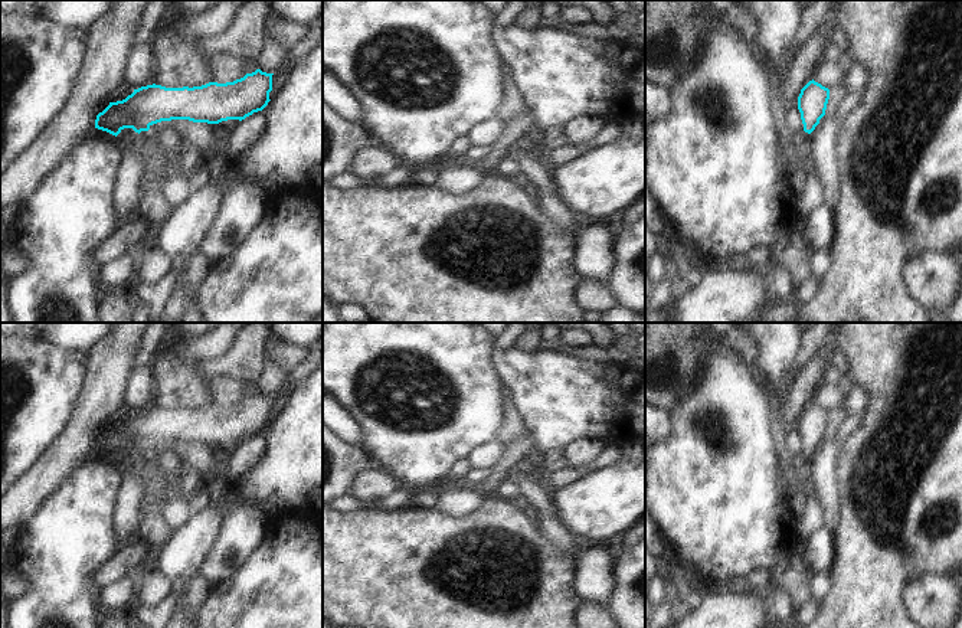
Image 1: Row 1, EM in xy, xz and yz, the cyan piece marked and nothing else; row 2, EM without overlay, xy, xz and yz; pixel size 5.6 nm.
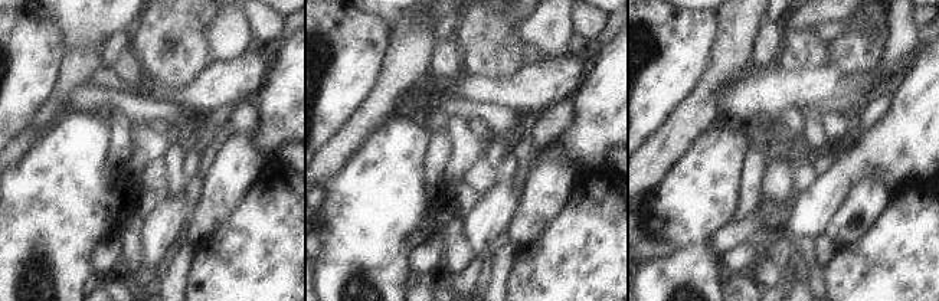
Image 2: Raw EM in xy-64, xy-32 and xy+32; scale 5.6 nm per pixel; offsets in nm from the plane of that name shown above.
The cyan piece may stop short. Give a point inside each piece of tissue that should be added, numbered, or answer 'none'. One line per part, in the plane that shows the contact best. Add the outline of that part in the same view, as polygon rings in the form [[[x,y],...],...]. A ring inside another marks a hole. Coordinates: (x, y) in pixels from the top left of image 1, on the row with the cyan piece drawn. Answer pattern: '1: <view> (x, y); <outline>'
1: xy (156, 163); [[[148,130],[138,134],[138,140],[150,147],[148,156],[144,158],[144,176],[138,184],[140,193],[154,184],[161,184],[168,176],[168,151],[166,151],[157,137],[157,131]]]

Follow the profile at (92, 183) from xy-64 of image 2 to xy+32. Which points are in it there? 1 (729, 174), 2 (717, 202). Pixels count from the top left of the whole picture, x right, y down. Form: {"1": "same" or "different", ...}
{"1": "same", "2": "same"}

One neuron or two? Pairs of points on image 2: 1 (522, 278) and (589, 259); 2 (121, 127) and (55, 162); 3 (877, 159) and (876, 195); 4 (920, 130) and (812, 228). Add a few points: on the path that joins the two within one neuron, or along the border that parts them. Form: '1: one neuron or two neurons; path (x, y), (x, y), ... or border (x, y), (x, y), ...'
1: one neuron; path (539, 278), (569, 278), (572, 275)
2: two neurons; border (114, 114), (108, 153), (108, 164), (111, 167)
3: two neurons; border (847, 190), (856, 180), (873, 173), (892, 193)
4: one neuron; path (889, 150), (873, 151), (864, 156), (824, 196)

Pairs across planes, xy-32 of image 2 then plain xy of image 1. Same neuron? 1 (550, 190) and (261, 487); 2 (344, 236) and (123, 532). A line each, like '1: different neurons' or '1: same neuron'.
1: different neurons
2: different neurons

